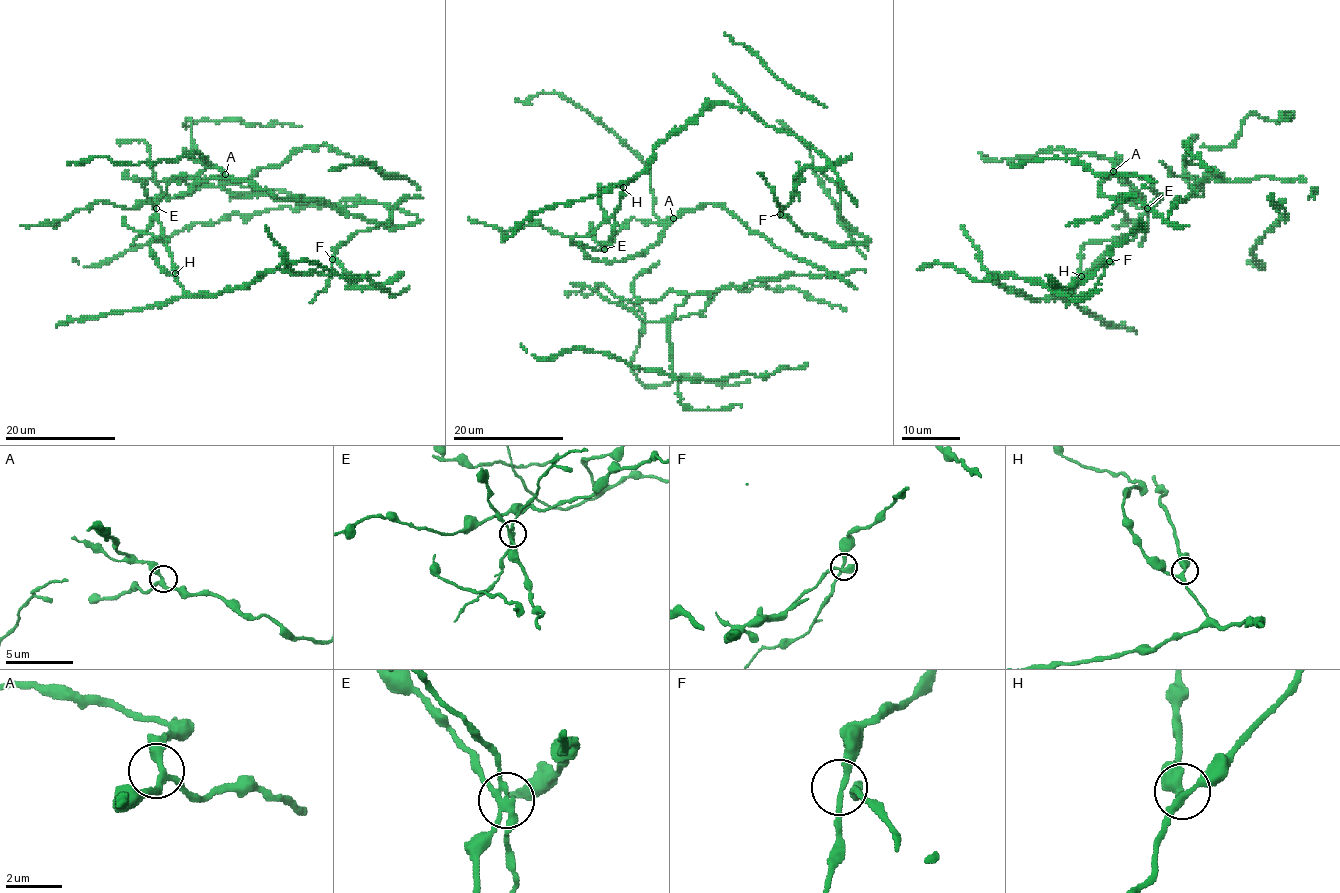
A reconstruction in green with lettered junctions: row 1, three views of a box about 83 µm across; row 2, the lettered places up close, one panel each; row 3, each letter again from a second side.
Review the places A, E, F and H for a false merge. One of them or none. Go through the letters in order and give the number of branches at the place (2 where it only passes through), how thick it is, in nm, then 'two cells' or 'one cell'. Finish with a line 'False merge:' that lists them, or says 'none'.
A: 3 branches meet; 280 nm thick; one cell
E: 4 branches meet; 240 nm thick; two cells
F: 4 branches meet; 200 nm thick; one cell
H: 3 branches meet; 240 nm thick; one cell
False merge: E

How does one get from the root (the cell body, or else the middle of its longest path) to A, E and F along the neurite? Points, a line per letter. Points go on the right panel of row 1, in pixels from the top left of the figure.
A: (1156, 191), (1147, 180), (1134, 175), (1121, 177), (1113, 171)
E: (1156, 191), (1160, 197), (1141, 209), (1131, 232), (1083, 247), (1081, 277), (1112, 245), (1134, 236), (1147, 207)
F: (1156, 191), (1131, 232), (1083, 247), (1081, 279), (1068, 299), (1030, 299), (991, 274), (1061, 292), (1109, 261)

